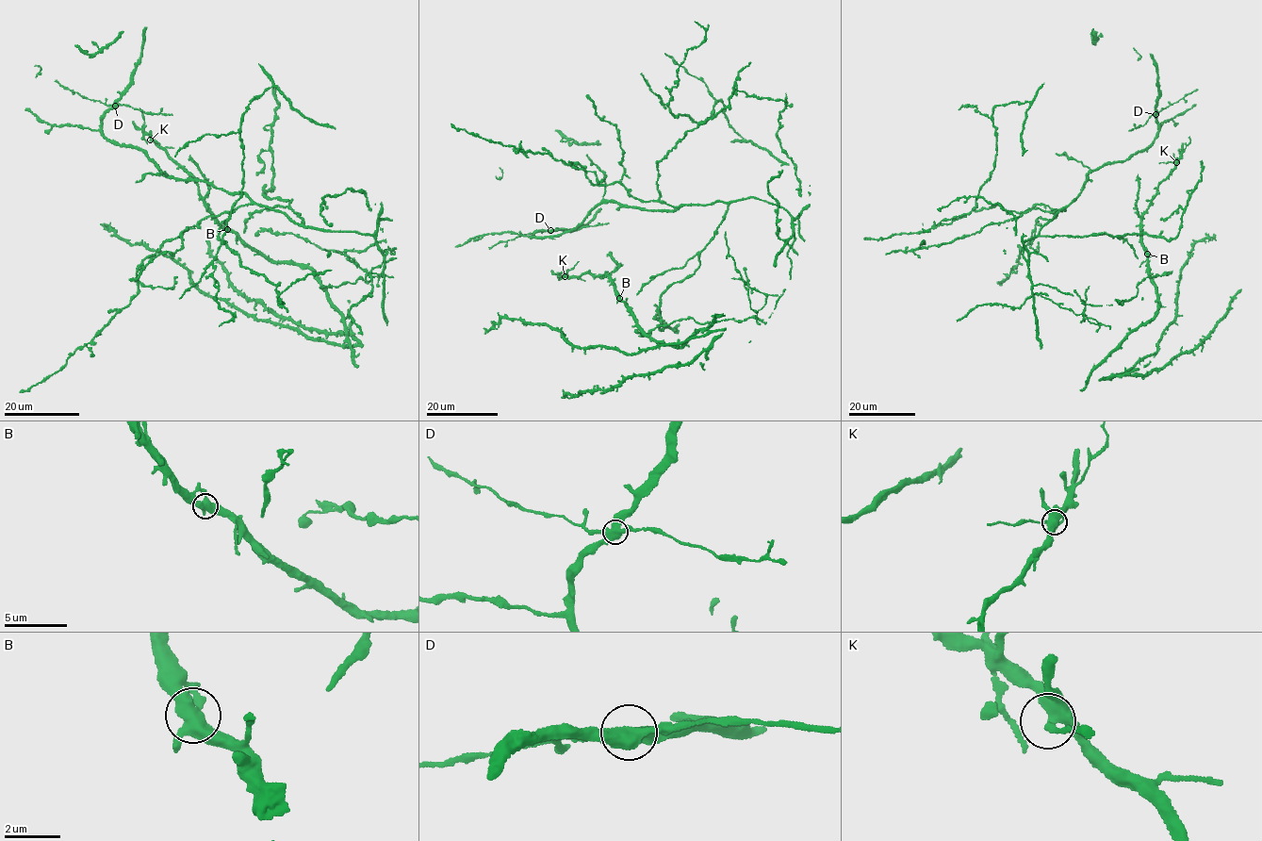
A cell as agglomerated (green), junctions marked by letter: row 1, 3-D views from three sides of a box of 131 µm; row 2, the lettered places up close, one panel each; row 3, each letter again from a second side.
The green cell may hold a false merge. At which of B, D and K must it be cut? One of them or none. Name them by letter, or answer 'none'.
D

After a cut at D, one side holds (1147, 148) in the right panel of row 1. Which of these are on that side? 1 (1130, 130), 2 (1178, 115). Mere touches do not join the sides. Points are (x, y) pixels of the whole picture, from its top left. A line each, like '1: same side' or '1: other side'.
1: other side
2: same side

